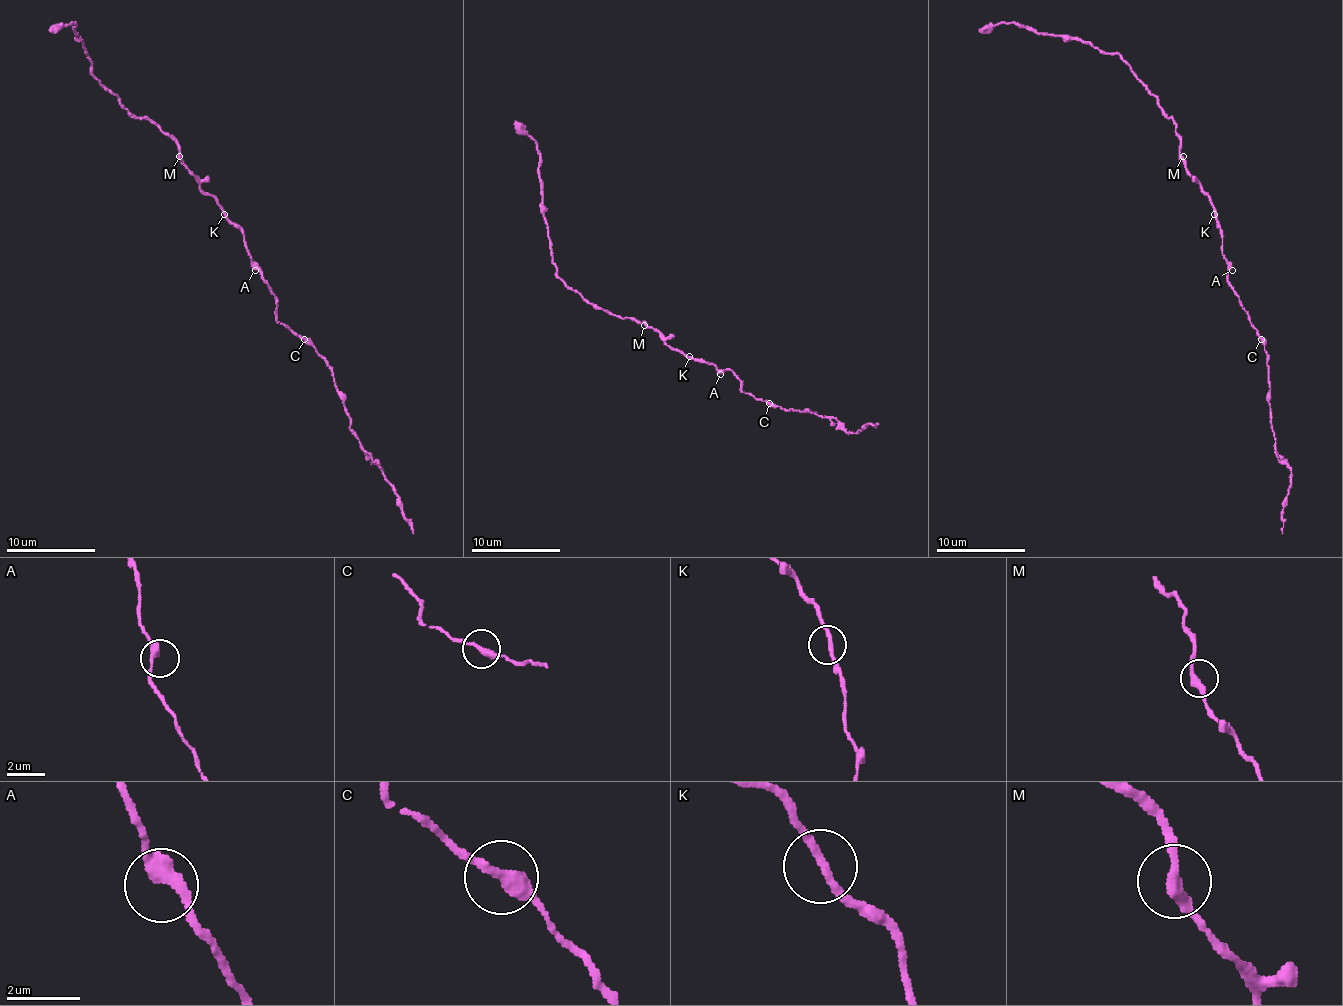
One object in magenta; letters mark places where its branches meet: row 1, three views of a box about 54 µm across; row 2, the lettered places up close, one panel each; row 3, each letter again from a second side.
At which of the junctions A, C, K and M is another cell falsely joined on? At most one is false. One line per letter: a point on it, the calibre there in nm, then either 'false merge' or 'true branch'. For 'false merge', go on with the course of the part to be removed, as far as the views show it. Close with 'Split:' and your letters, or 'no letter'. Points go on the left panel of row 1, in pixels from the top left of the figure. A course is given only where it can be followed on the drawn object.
A: place (255, 270); calibre 360 nm; true branch
C: place (304, 339); calibre 340 nm; true branch
K: place (224, 214); calibre 200 nm; true branch
M: place (179, 156); calibre 300 nm; true branch
Split: no letter

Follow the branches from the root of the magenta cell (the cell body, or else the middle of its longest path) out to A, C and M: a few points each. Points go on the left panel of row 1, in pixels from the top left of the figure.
A: (226, 214), (242, 232), (250, 265), (255, 270)
C: (226, 214), (242, 232), (253, 265), (275, 296), (277, 319), (304, 339)
M: (226, 214), (215, 199), (199, 188), (199, 179), (179, 156)

